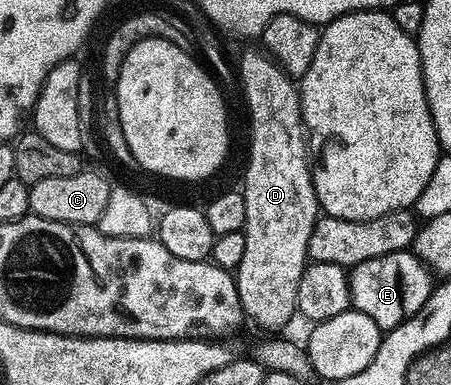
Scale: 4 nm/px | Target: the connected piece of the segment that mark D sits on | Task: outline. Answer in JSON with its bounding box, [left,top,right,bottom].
[236,49,320,329]

